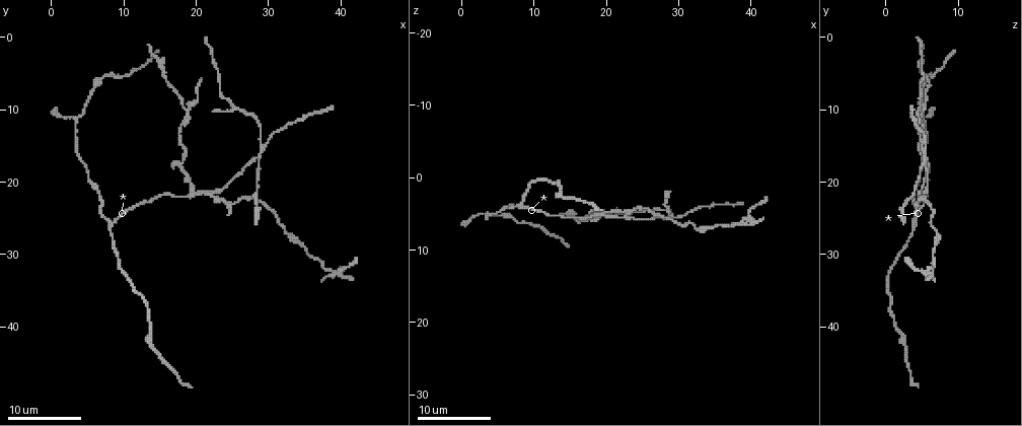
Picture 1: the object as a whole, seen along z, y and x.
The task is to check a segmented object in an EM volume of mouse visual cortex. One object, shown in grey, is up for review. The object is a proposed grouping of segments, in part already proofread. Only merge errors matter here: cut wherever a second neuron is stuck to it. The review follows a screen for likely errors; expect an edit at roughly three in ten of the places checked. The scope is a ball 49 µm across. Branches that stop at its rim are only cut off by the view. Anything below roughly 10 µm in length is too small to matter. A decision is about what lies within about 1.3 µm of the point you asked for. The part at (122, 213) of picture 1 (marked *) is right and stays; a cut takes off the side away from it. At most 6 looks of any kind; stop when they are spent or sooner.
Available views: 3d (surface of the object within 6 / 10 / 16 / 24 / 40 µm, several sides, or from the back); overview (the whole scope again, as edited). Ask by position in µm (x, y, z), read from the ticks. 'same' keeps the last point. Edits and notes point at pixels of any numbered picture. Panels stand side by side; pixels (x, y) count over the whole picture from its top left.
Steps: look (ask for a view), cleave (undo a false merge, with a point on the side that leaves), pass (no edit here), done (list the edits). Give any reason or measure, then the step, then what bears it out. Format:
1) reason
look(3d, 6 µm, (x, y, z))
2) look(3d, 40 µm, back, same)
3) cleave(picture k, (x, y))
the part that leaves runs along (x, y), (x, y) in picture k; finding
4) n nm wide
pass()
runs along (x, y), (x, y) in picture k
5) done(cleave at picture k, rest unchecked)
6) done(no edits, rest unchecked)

branch point
look(3d, 10 µm, (8.0, 26.0, 3.5))

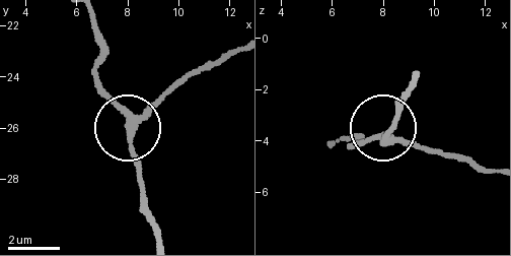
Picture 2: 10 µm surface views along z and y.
pass()
runs along (169, 86), (128, 130), (139, 200) in picture 2; all the same neuron

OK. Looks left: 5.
two arms in line, one across
look(3d, 10 µm, (28.0, 17.0, 5.5))

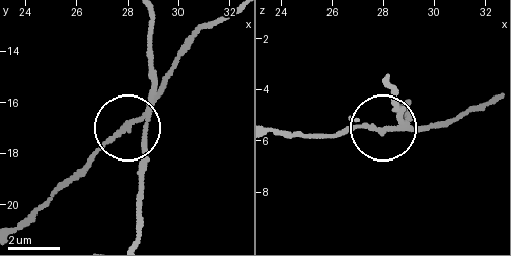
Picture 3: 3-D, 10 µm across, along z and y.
cleave(picture 3, (156, 74))
the part that leaves runs along (151, 110), (151, 20) in picture 3; a second neuron is stuck on

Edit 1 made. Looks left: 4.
arms run side by side
look(3d, 6 µm, (19.5, 21.5, 4.5))

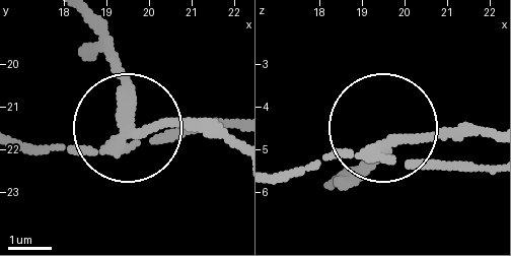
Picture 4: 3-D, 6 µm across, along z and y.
look(3d, 6 µm, back, (19.60, 21.25, 4.95))

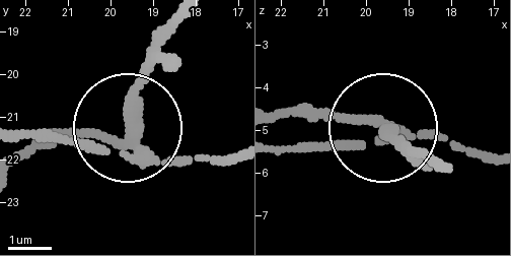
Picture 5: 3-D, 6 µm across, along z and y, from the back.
cleave(picture 5, (131, 86))
the part that leaves runs along (141, 149), (100, 138), (24, 149) in picture 5; a second neuron is stuck on

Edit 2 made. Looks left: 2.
done(cleave at picture 3, cleave at picture 5, rest unchecked)

